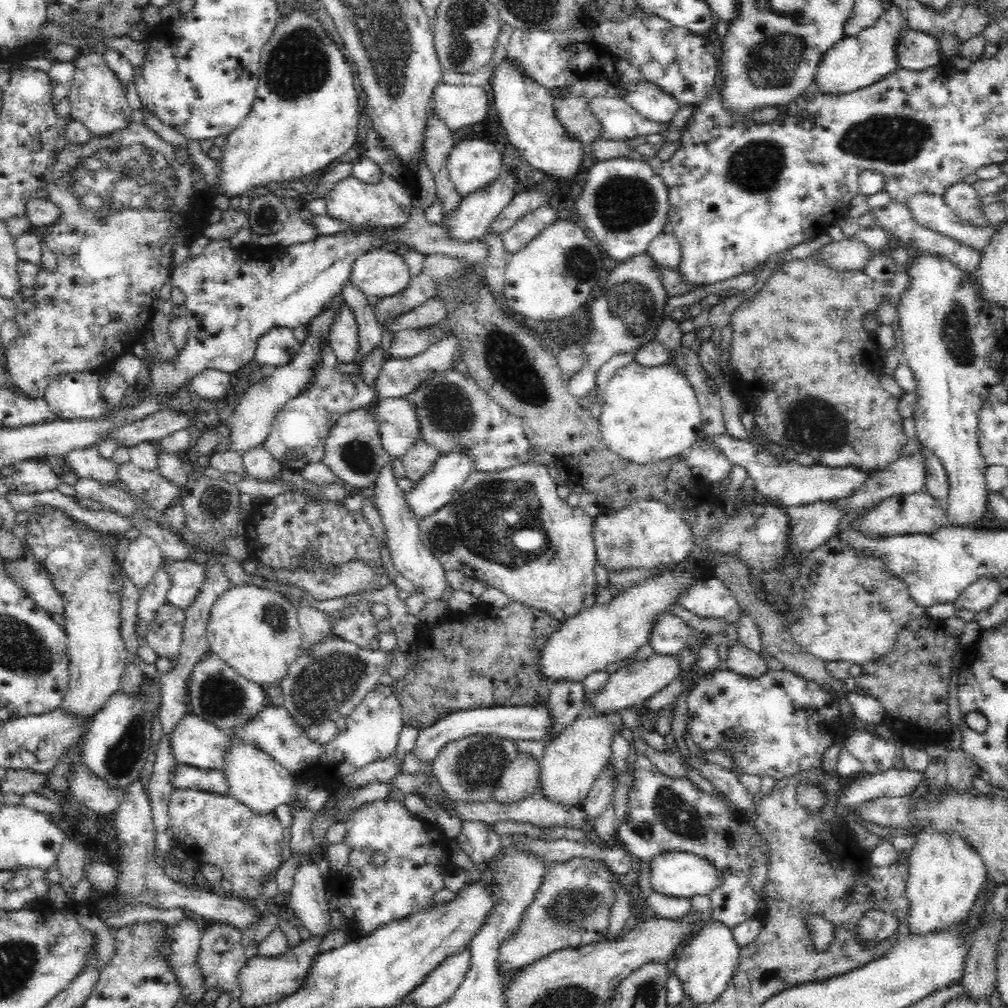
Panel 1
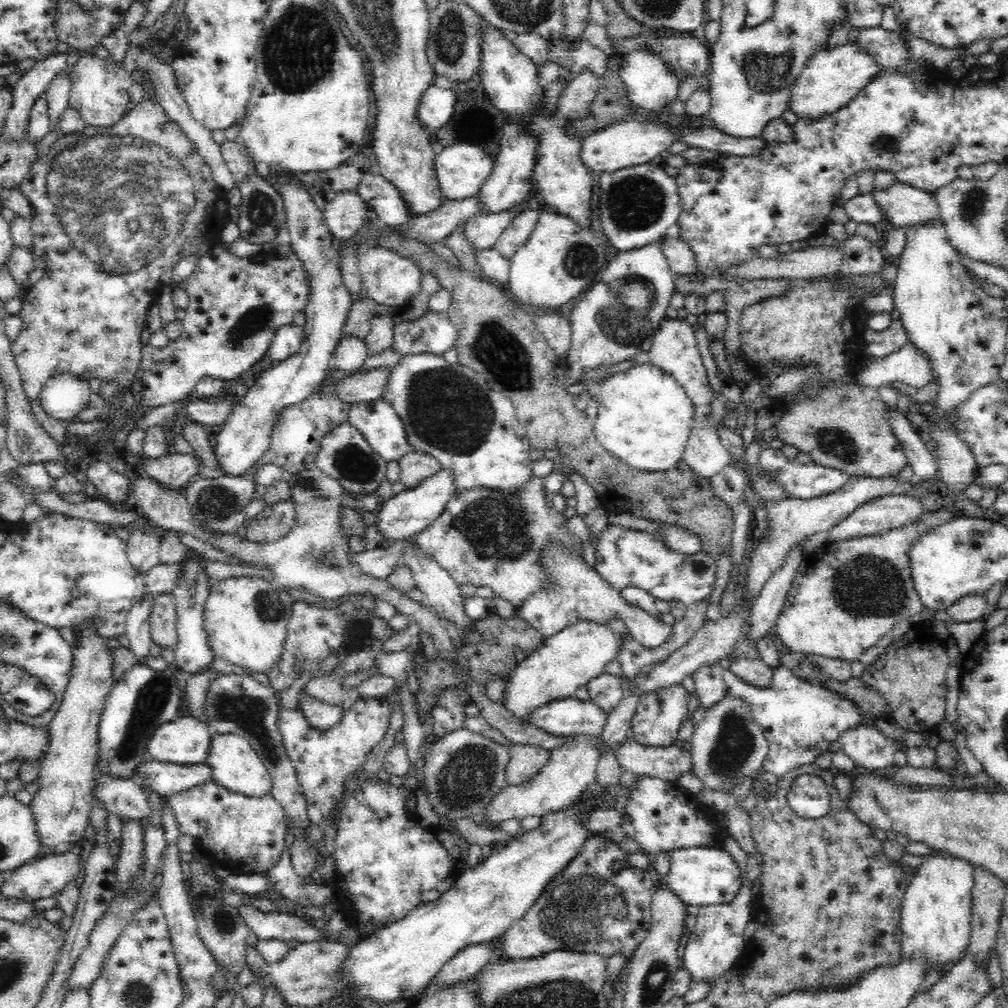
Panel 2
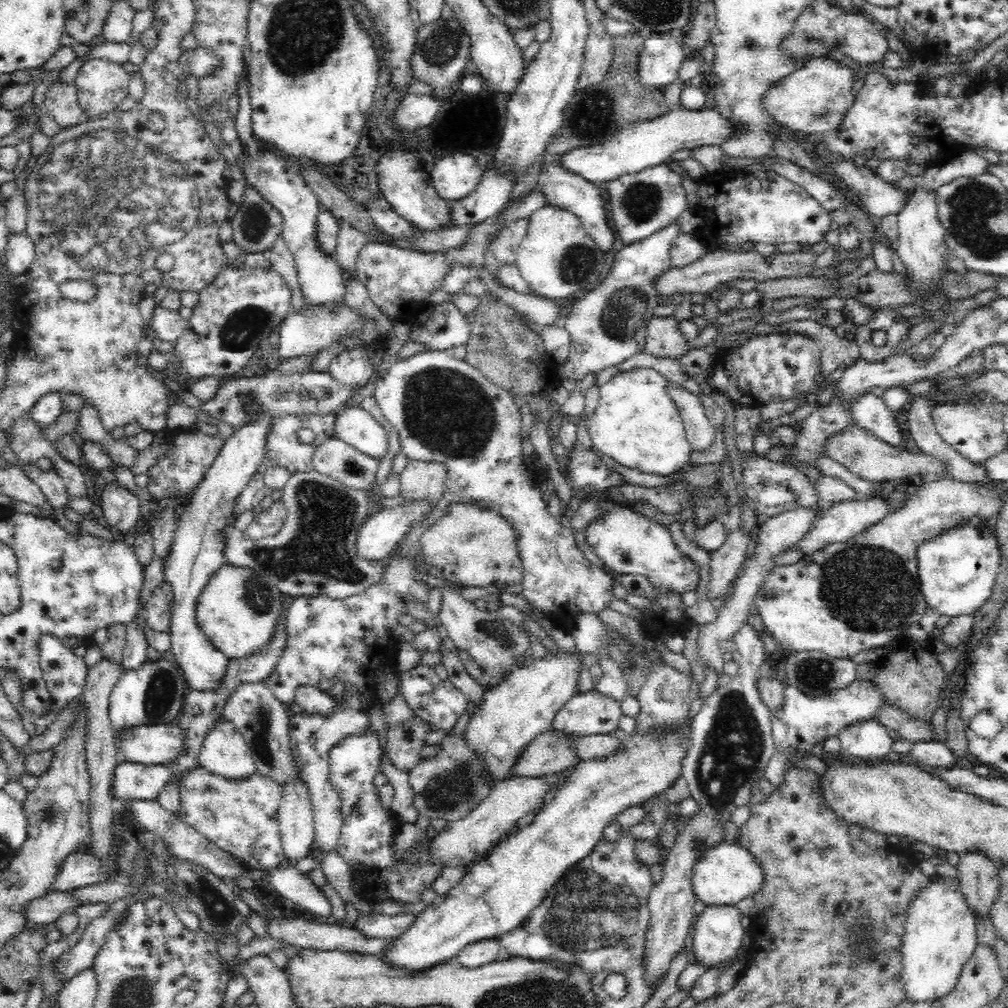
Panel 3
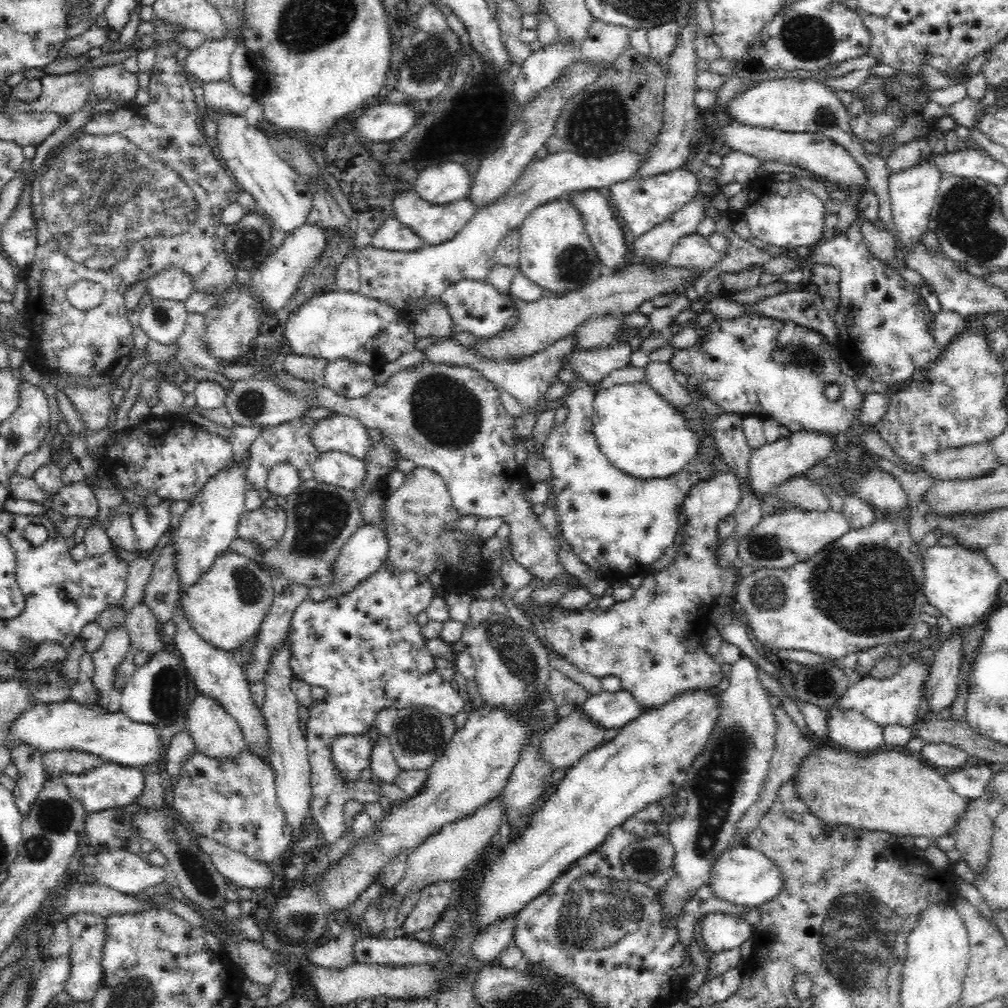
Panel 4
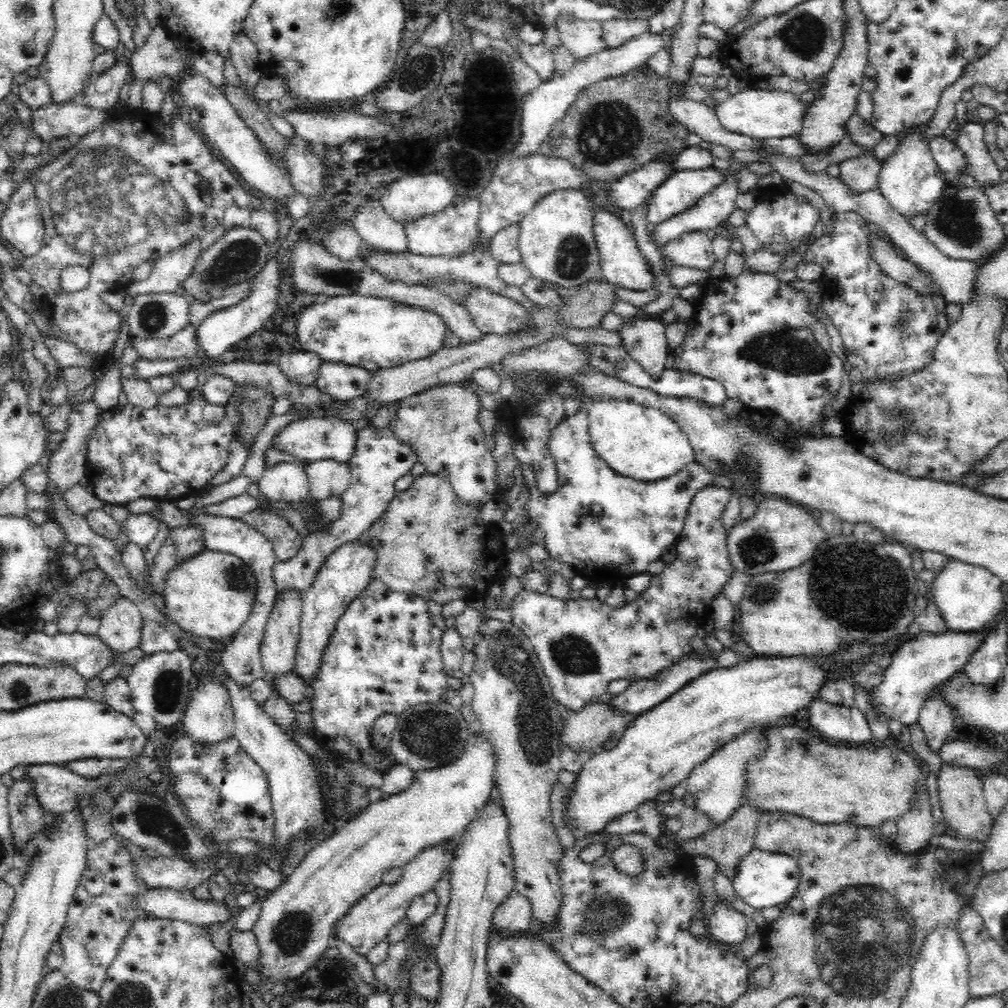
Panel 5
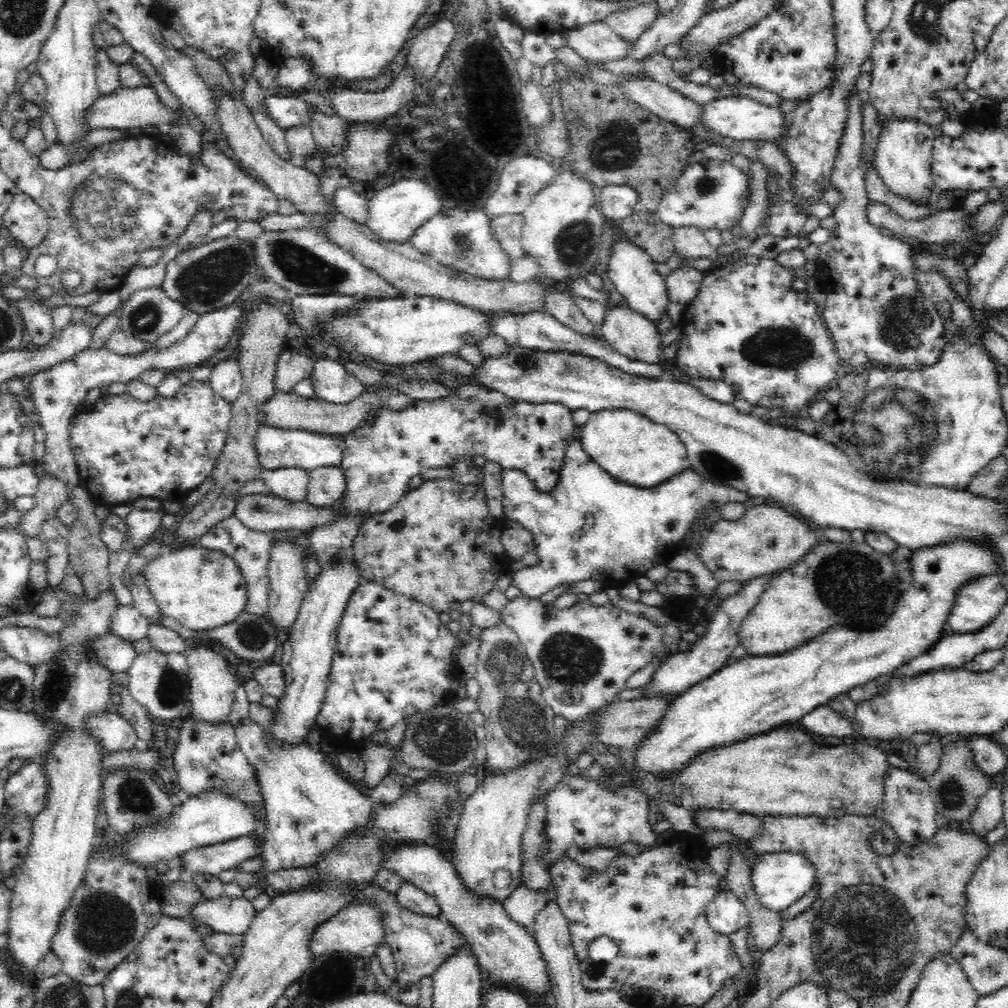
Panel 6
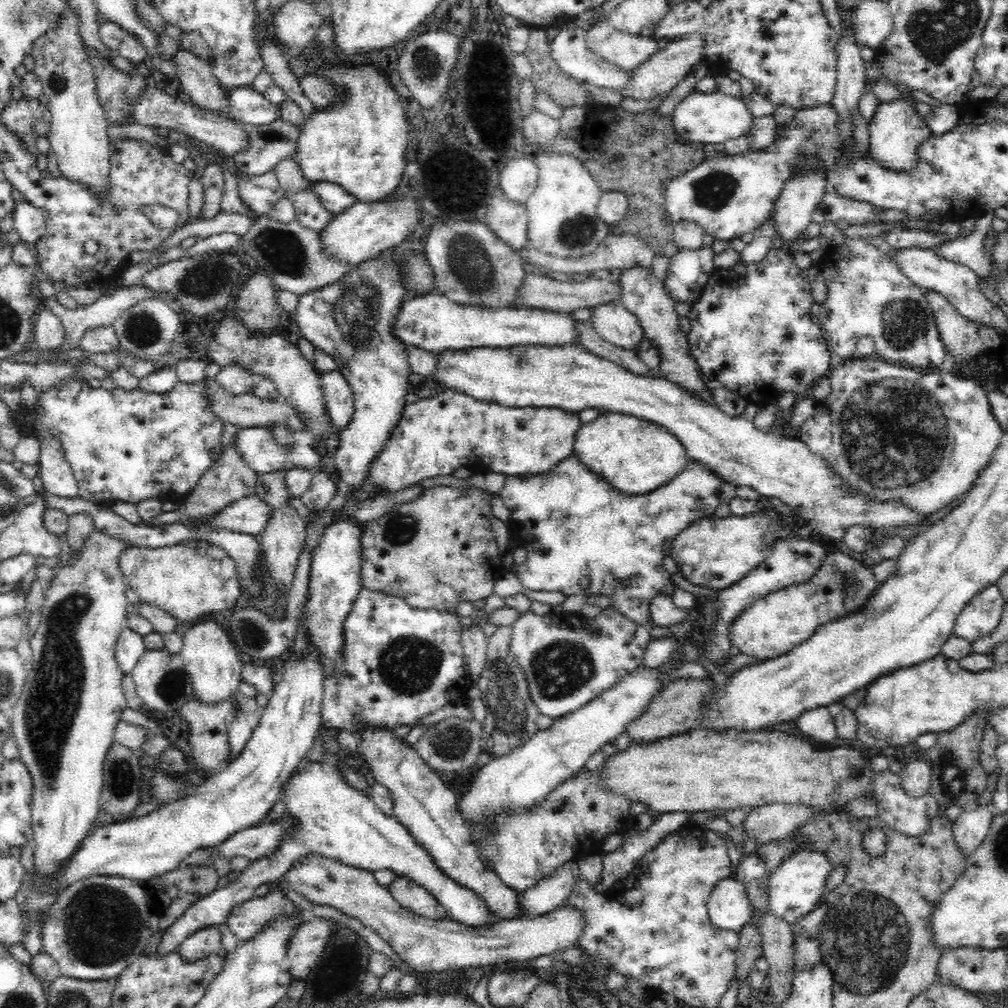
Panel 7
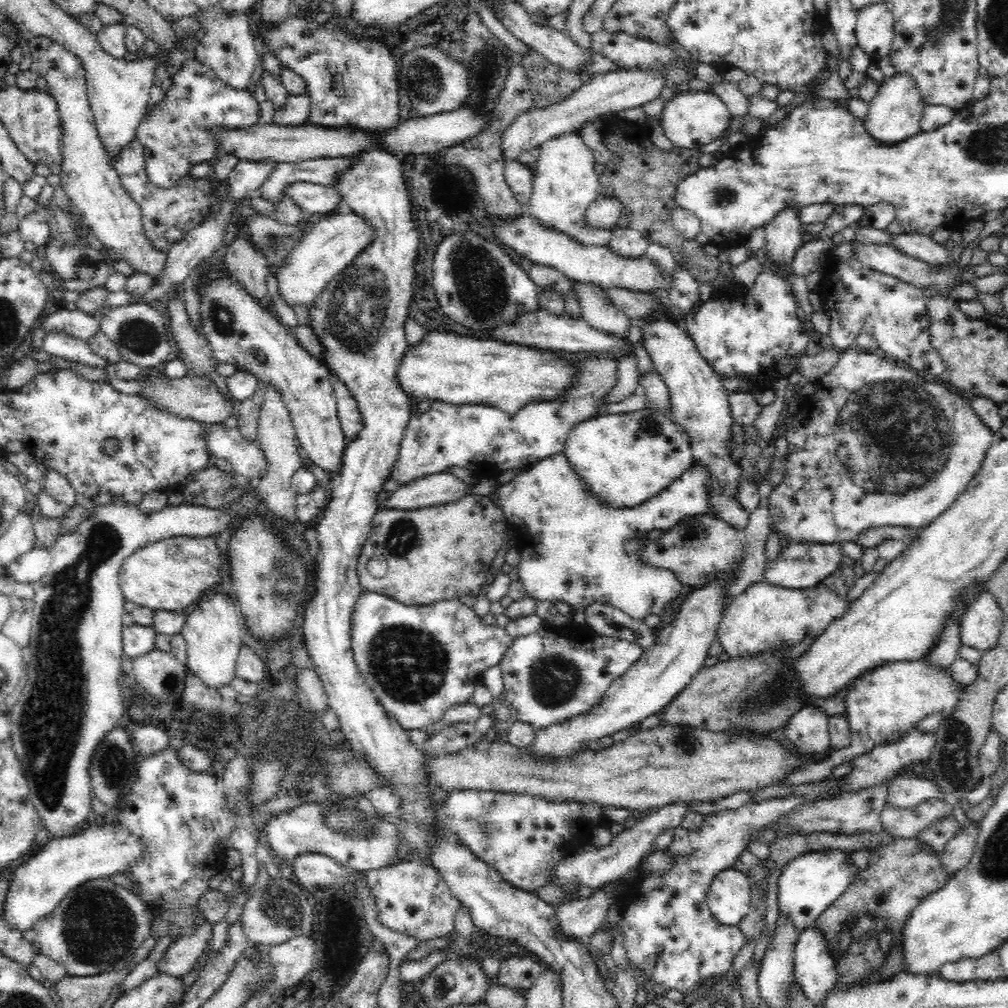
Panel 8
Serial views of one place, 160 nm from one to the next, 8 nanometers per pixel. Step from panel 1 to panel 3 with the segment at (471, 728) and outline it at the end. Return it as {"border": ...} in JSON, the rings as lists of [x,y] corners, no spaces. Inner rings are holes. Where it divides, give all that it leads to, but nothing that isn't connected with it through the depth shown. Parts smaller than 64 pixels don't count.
{"border":[[[595,690],[578,692],[555,712],[550,728],[572,737],[610,734],[618,728],[621,714],[620,702]]]}

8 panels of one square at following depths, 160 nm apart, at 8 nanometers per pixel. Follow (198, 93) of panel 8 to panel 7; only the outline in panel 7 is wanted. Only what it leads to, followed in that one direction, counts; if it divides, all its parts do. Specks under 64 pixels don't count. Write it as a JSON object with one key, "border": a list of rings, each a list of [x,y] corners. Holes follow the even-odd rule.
{"border":[[[251,86],[228,89],[228,95],[230,113],[238,122],[259,127],[278,119],[279,108]]]}

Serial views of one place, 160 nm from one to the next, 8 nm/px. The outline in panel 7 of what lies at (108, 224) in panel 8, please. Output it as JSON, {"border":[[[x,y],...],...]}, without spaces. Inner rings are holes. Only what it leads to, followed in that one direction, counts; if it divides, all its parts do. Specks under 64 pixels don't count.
{"border":[[[66,9],[60,18],[59,26],[40,36],[32,44],[34,67],[32,71],[43,86],[48,98],[47,111],[50,115],[49,132],[46,136],[51,150],[57,158],[60,173],[69,180],[103,191],[107,187],[110,174],[110,140],[107,137],[107,124],[104,109],[96,90],[96,75],[81,38],[82,18],[78,9]]]}

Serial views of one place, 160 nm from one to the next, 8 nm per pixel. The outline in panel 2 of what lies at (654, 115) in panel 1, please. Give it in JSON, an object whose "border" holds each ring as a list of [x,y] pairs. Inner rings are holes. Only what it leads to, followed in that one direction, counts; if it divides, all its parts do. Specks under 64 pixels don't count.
{"border":[[[639,50],[626,53],[619,62],[617,73],[623,82],[626,98],[639,111],[646,110],[648,114],[660,112],[666,106],[670,106],[678,96],[679,80],[667,71],[665,64],[655,54],[647,54],[647,52],[640,52]]]}

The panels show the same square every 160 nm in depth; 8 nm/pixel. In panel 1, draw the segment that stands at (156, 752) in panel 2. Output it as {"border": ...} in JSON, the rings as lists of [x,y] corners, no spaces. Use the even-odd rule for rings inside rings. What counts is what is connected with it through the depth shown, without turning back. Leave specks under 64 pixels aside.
{"border":[[[187,714],[173,728],[170,745],[179,763],[202,770],[224,771],[231,737],[230,732],[210,721]]]}

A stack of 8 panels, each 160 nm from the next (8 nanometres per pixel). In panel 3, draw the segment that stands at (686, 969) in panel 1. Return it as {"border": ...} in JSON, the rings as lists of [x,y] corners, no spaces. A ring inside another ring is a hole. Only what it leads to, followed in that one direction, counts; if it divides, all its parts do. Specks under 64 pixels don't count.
{"border":[[[737,906],[706,907],[693,925],[691,961],[709,969],[728,960],[742,946],[742,938],[747,933],[740,922],[742,917]]]}

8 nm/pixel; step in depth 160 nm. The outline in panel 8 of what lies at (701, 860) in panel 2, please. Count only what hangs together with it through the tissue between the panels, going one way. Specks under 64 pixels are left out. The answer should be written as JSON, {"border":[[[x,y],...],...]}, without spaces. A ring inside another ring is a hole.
{"border":[[[817,851],[795,857],[783,866],[778,876],[778,917],[790,923],[794,929],[806,930],[810,924],[832,905],[848,884],[859,873],[849,860],[848,854],[840,851]]]}

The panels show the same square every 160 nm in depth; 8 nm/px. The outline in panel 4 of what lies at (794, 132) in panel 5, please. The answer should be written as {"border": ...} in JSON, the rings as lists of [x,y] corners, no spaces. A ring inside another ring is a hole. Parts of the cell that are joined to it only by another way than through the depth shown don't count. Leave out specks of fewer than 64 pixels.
{"border":[[[816,76],[808,78],[772,78],[758,82],[756,86],[734,96],[724,106],[729,117],[742,123],[756,125],[760,128],[778,129],[782,132],[807,132],[823,134],[836,144],[843,146],[854,156],[865,170],[872,185],[872,192],[878,198],[878,224],[892,229],[893,216],[889,197],[890,173],[886,169],[885,160],[877,154],[866,153],[861,143],[849,130],[850,115],[848,108],[840,102],[838,94],[823,80]]]}

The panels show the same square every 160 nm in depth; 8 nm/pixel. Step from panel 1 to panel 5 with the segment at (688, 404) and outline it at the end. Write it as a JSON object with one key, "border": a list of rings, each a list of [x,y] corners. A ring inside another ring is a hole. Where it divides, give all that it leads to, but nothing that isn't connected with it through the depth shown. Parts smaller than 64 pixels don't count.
{"border":[[[608,398],[608,400],[591,402],[588,412],[589,436],[593,442],[594,451],[610,465],[610,468],[628,478],[643,481],[662,480],[680,472],[689,462],[694,461],[695,451],[687,435],[672,417],[667,416],[655,406],[645,406],[633,400]]]}

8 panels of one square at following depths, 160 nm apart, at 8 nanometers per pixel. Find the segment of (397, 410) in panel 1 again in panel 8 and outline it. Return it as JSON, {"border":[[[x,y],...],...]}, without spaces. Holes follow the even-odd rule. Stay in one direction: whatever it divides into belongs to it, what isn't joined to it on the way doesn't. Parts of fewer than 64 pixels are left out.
{"border":[[[222,423],[209,426],[209,448],[213,460],[222,458],[228,461],[232,465],[233,470],[236,471],[237,476],[251,483],[259,479],[268,466],[266,455],[259,446],[259,442],[257,440],[245,438],[238,427],[232,430]]]}

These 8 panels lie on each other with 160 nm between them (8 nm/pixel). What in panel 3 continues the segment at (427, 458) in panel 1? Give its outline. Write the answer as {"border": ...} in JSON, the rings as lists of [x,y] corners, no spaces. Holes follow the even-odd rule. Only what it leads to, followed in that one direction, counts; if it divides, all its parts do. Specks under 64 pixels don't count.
{"border":[[[409,460],[399,474],[400,495],[410,500],[429,498],[437,506],[443,498],[446,475],[446,467],[442,463]]]}

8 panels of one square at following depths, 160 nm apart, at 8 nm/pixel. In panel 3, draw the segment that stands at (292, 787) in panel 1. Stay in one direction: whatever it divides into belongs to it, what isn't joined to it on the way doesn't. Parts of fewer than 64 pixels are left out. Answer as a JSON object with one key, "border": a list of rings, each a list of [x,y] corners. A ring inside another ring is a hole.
{"border":[[[218,718],[199,748],[196,764],[222,778],[246,780],[257,768],[251,749],[231,722]]]}

